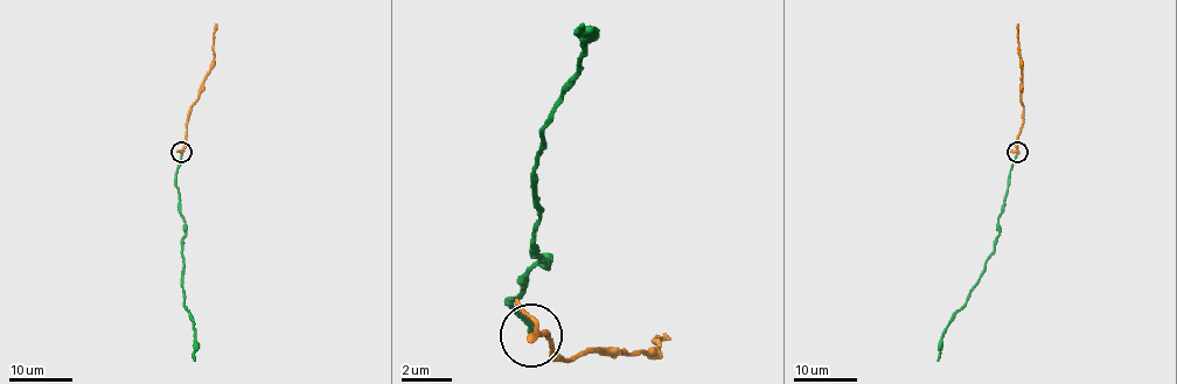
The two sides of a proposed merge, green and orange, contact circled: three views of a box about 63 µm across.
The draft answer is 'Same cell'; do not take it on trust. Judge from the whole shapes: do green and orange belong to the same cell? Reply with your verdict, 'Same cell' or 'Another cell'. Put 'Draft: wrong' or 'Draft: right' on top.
Draft: right
Same cell

